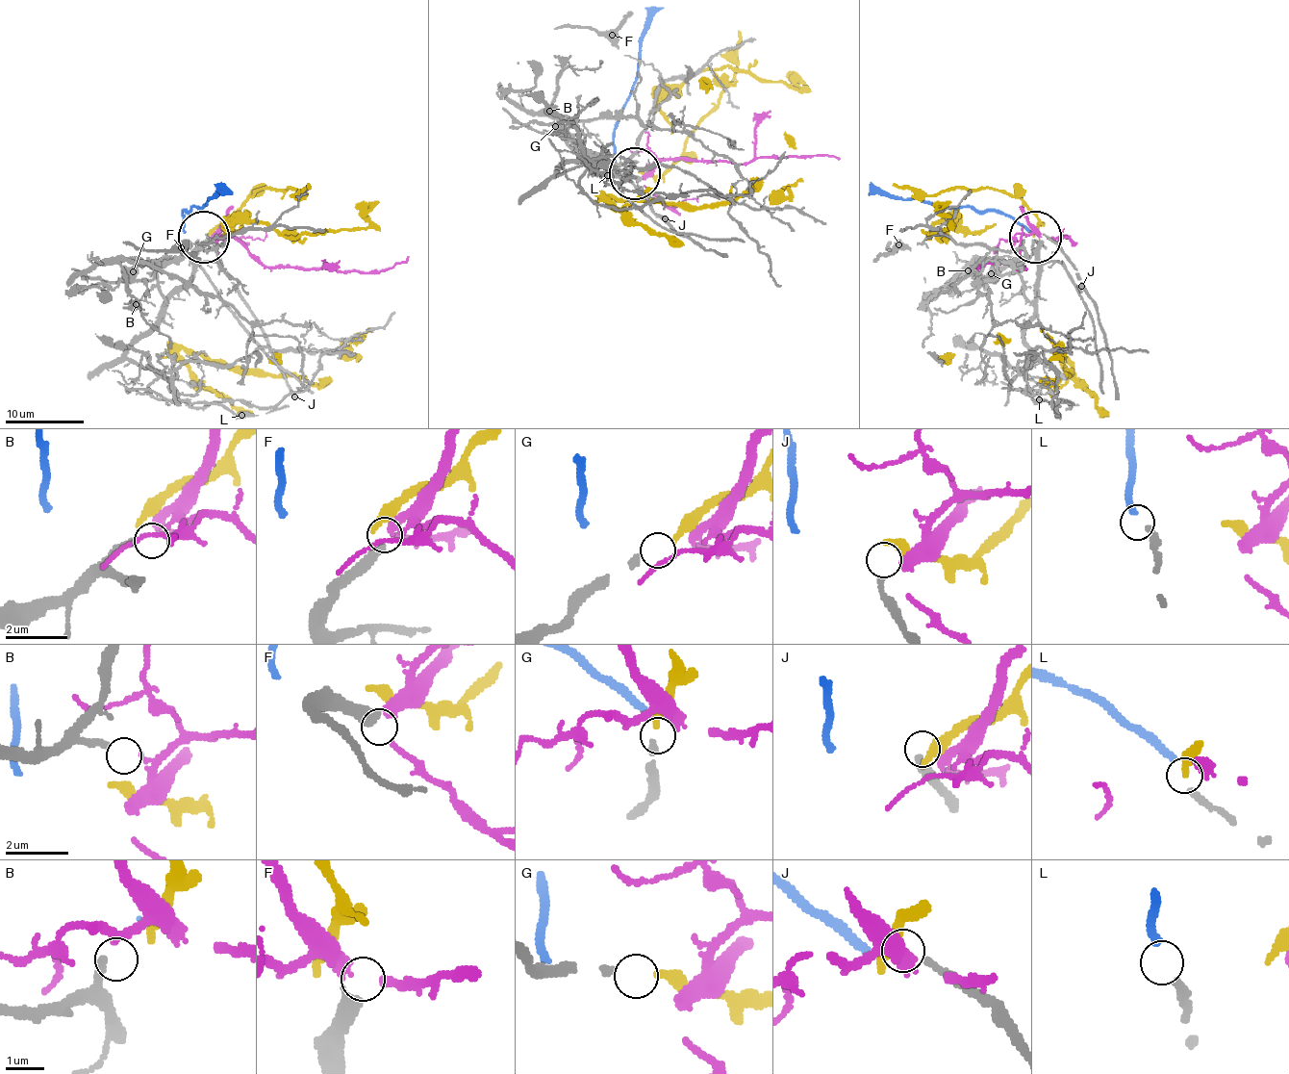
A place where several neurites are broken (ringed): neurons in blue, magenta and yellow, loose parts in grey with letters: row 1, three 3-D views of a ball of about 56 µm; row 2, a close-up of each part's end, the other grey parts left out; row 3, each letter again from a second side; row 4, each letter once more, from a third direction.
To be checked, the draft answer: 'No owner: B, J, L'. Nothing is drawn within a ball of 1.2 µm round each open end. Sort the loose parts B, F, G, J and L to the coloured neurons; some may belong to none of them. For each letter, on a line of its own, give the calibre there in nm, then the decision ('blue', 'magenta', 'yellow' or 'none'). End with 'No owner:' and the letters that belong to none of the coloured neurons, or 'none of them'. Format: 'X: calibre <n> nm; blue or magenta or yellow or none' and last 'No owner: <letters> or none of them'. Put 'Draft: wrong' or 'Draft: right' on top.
Draft: right
B: calibre 240 nm; none
F: calibre 360 nm; magenta
G: calibre 160 nm; yellow
J: calibre 180 nm; none
L: calibre 220 nm; none
No owner: B, J, L

